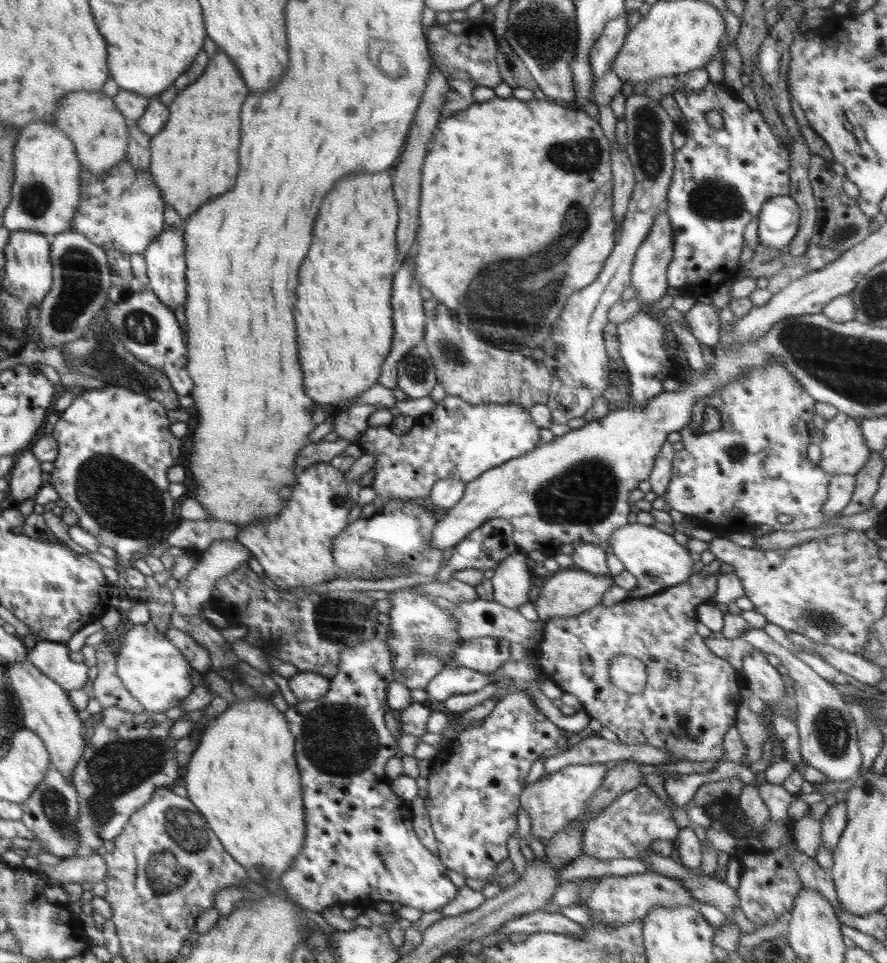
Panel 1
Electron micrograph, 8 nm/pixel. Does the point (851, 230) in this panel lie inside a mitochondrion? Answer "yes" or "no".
yes

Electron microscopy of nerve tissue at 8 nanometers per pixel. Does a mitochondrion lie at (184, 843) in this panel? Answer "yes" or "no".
yes

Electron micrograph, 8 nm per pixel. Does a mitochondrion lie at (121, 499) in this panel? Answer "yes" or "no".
yes

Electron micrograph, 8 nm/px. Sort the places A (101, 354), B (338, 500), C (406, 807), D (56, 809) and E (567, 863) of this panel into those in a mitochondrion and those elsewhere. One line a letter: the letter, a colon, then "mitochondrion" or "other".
A: mitochondrion
B: other
C: other
D: mitochondrion
E: other

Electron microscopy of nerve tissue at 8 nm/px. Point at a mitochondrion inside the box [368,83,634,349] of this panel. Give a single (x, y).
(582, 156)

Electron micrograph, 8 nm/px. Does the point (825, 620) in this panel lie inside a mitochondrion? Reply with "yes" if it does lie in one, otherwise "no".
yes

